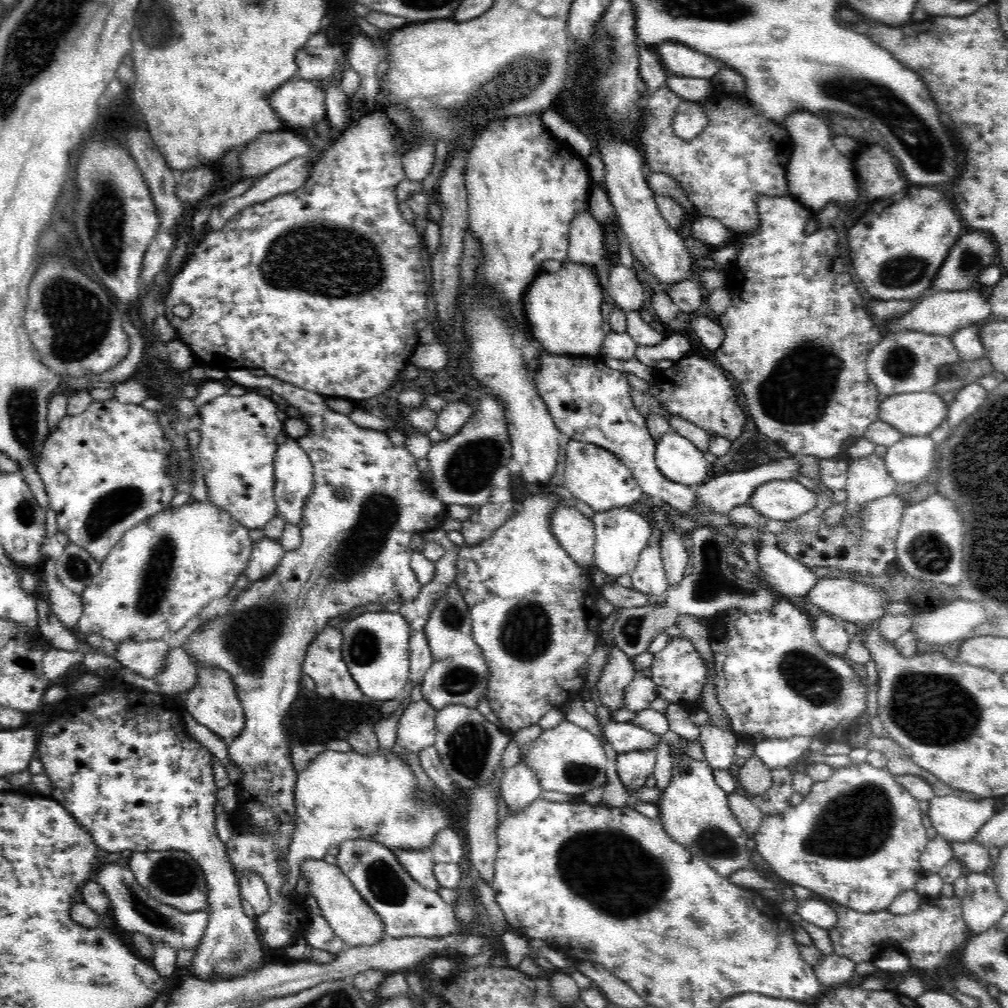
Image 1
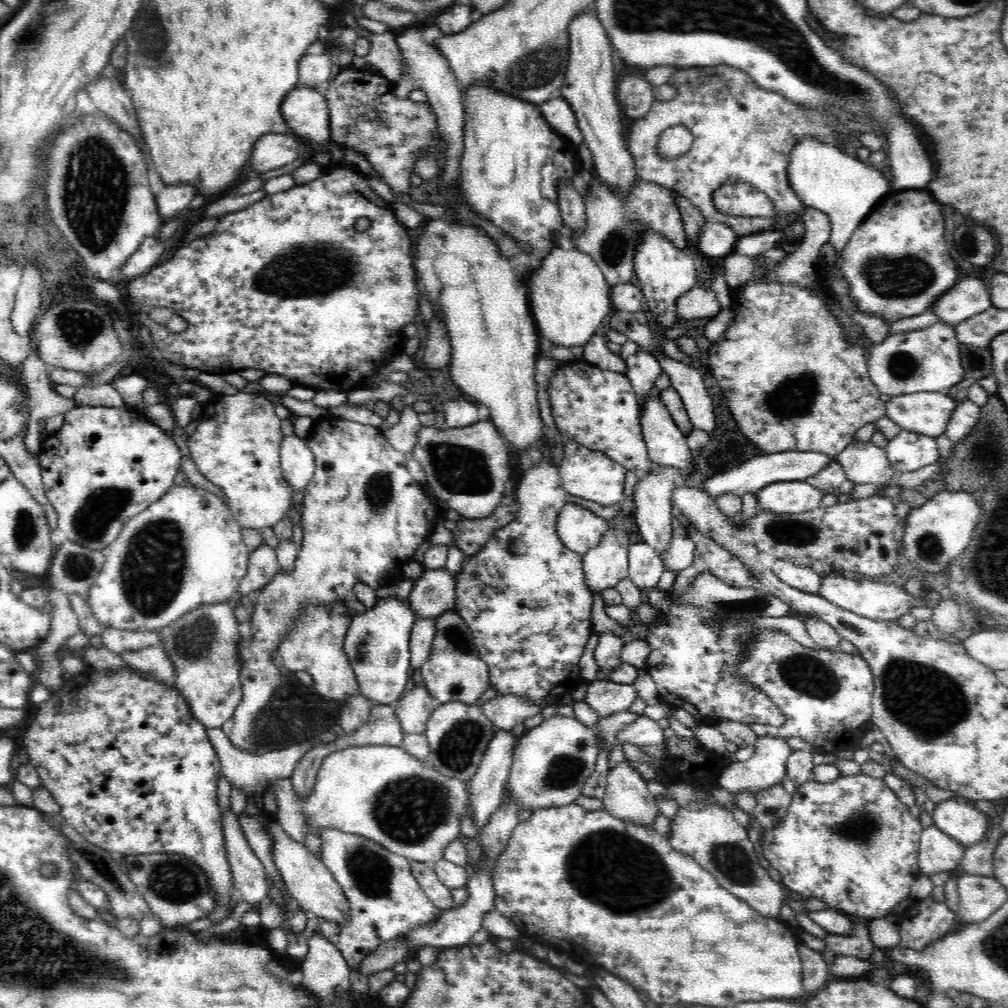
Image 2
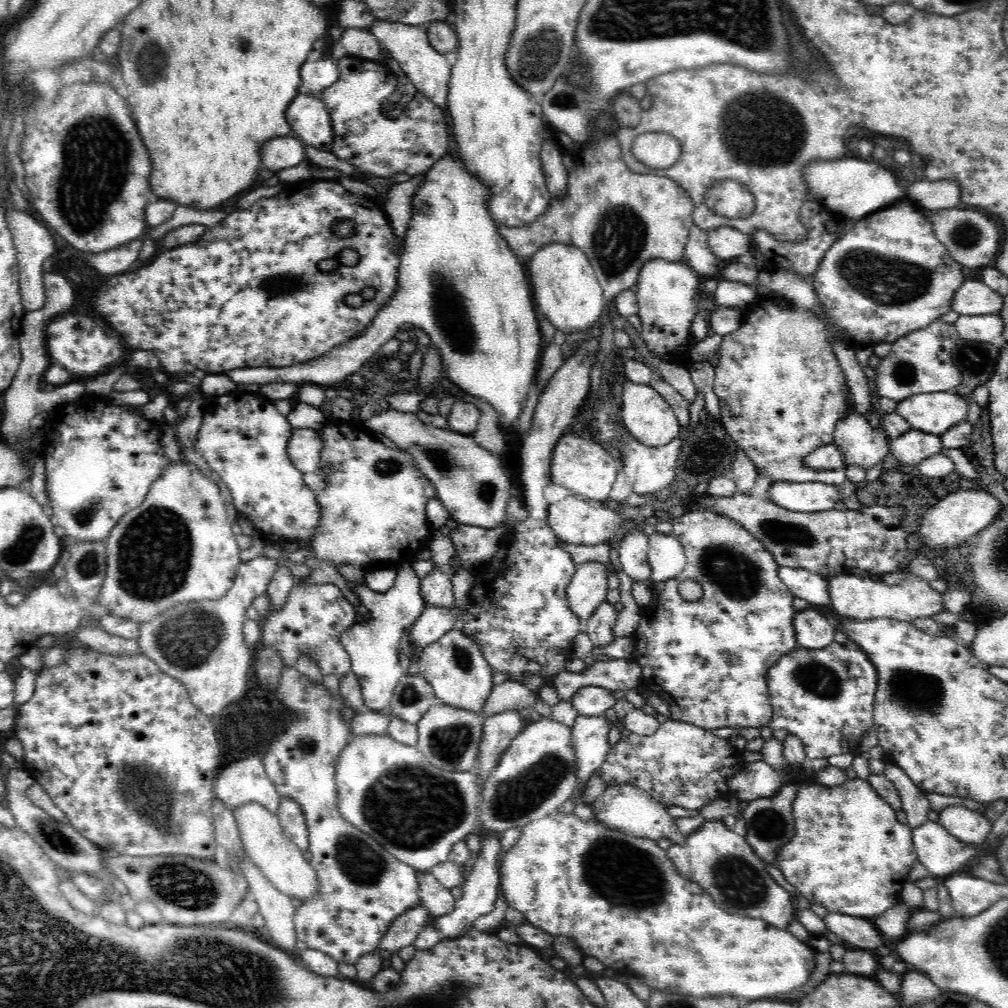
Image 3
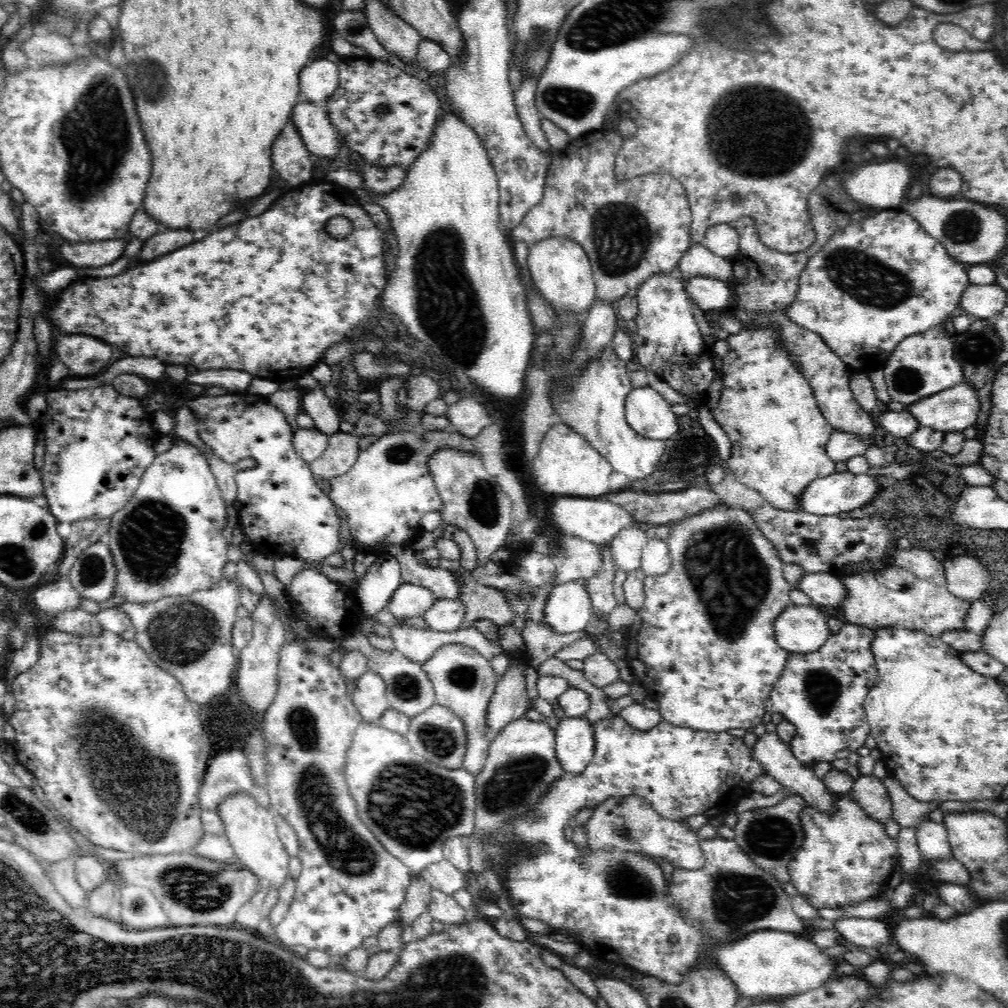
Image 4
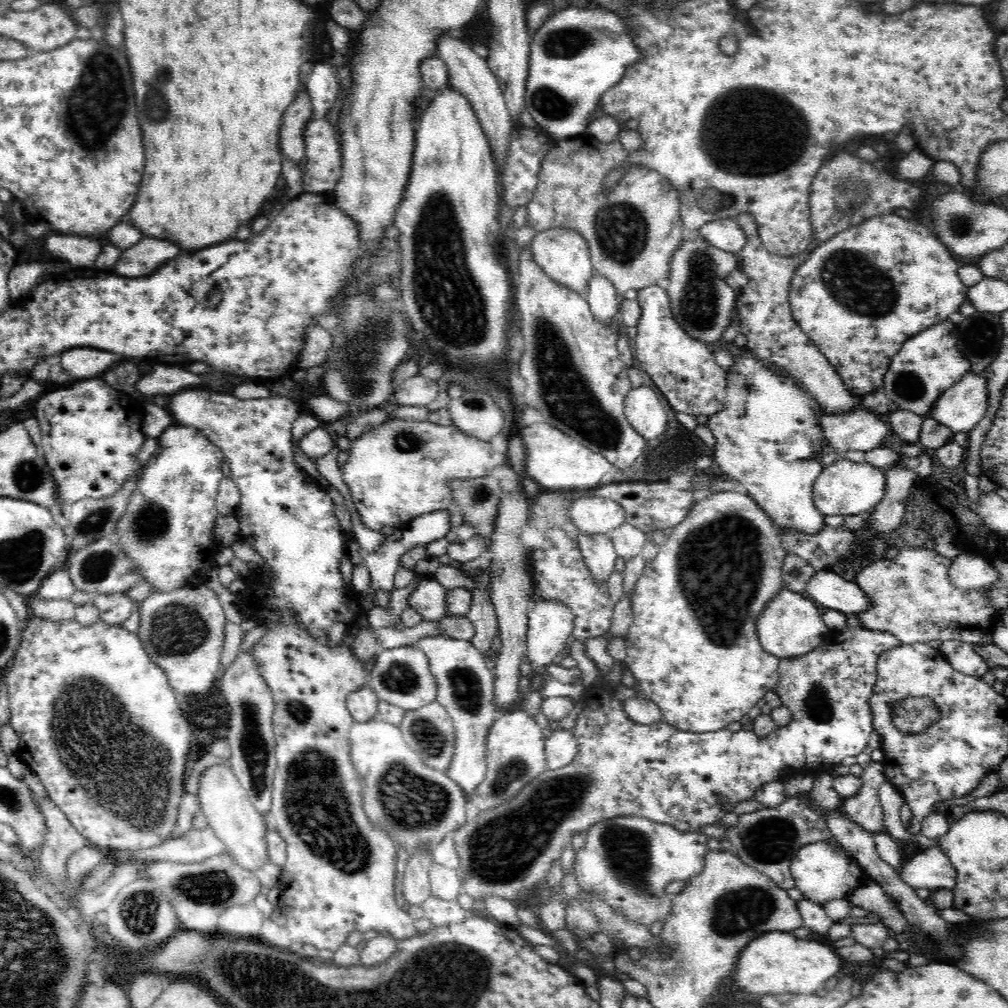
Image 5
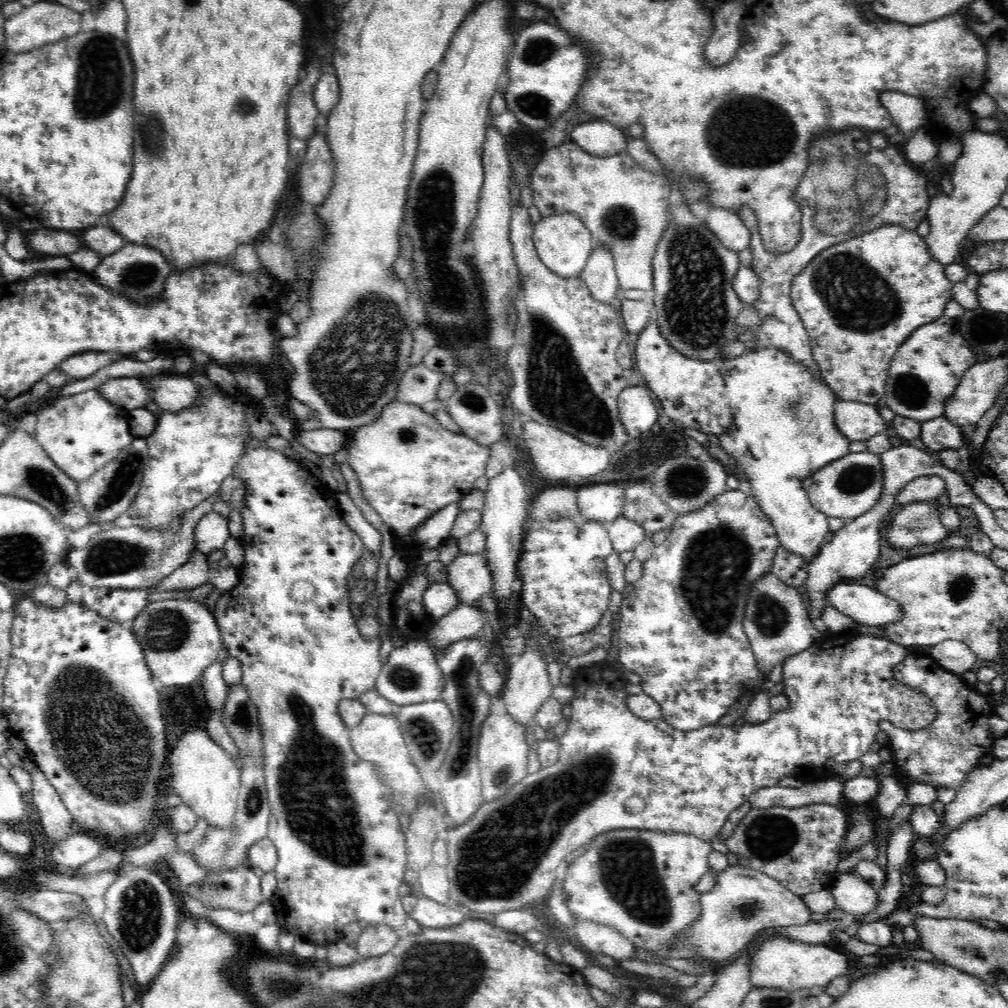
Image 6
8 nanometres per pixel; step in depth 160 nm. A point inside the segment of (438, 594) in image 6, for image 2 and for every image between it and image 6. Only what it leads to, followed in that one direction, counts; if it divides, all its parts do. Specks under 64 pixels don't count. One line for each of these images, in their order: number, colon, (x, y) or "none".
2: (377, 642)
3: (374, 646)
4: (408, 600)
5: (429, 597)

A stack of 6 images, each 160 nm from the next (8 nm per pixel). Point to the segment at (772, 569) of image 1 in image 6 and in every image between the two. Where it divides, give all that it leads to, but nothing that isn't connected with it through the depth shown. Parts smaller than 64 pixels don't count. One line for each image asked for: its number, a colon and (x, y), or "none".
2: (804, 578)
3: (804, 584)
4: (825, 589)
5: (829, 590)
6: (862, 603)

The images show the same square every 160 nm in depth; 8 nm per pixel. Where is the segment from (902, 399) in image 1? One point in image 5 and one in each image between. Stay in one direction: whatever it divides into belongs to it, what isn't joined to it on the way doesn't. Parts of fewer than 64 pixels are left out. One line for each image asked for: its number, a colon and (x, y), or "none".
2: (927, 413)
3: (934, 413)
4: (954, 409)
5: (961, 407)

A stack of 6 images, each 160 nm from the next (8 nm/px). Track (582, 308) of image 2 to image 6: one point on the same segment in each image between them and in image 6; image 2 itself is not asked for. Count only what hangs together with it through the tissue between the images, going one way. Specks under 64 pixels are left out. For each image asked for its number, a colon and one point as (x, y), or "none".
3: (566, 291)
4: (560, 268)
5: (563, 254)
6: (563, 243)

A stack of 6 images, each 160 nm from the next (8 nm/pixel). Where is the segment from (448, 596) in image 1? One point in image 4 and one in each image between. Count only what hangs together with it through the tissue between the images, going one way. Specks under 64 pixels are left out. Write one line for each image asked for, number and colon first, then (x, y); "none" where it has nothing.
2: (454, 671)
3: (454, 666)
4: (464, 681)

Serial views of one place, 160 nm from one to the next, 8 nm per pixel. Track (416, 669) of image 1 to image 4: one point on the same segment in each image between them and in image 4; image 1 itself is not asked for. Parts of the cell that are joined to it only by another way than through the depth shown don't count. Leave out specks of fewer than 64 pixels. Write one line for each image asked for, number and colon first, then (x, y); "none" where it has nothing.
2: (422, 634)
3: (434, 621)
4: (445, 614)

